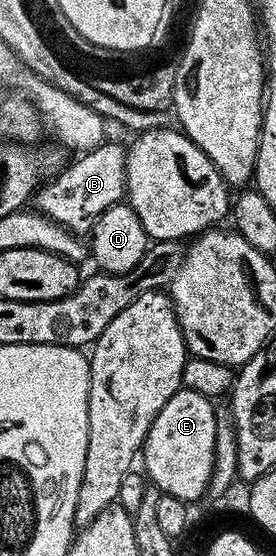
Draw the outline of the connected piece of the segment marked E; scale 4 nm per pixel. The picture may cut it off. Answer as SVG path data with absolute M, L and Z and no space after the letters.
M181 390L173 394L173 398L169 398L169 402L165 402L165 406L157 414L143 442L141 464L143 460L142 467L145 469L146 479L158 486L160 493L176 496L188 502L194 502L194 500L199 502L204 499L214 468L215 407L216 405L208 397Z

